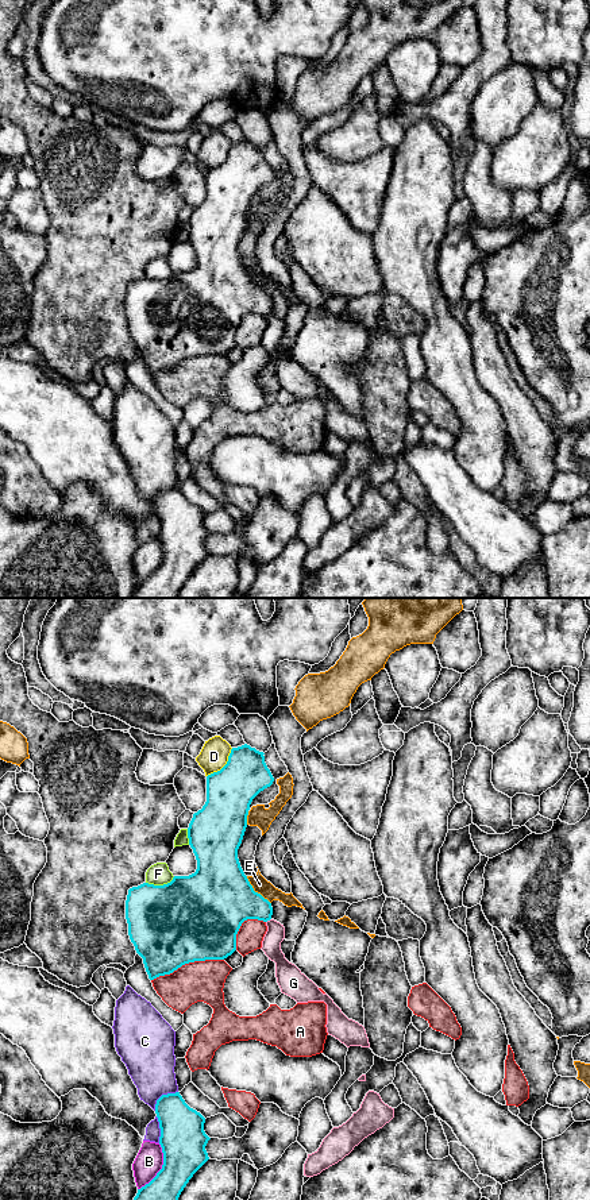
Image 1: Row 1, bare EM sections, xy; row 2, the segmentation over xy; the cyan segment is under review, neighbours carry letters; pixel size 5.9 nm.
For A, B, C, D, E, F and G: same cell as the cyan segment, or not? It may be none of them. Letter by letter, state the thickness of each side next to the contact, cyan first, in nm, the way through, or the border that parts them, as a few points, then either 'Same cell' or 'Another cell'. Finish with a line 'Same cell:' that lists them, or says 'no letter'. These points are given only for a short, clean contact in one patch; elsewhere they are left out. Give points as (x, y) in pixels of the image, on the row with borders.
A: Thickness 500 nm (cyan) against 240 nm. Another cell
B: Thickness 280 nm (cyan) against 160 nm. Another cell
C: Thickness 260 nm (cyan) against 300 nm. Another cell
D: Thickness 280 nm (cyan) against 170 nm. Another cell
E: Thickness 420 nm (cyan) against 90 nm. Another cell
F: Thickness 500 nm (cyan) against 130 nm. Another cell
G: Thickness 300 nm (cyan) against 110 nm. Boundary: xy (270, 918), (266, 922). Another cell
Same cell: no letter

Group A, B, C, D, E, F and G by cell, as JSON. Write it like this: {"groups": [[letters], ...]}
{"groups": [["A"], ["B"], ["C"], ["D"], ["E"], ["F"], ["G"]]}

